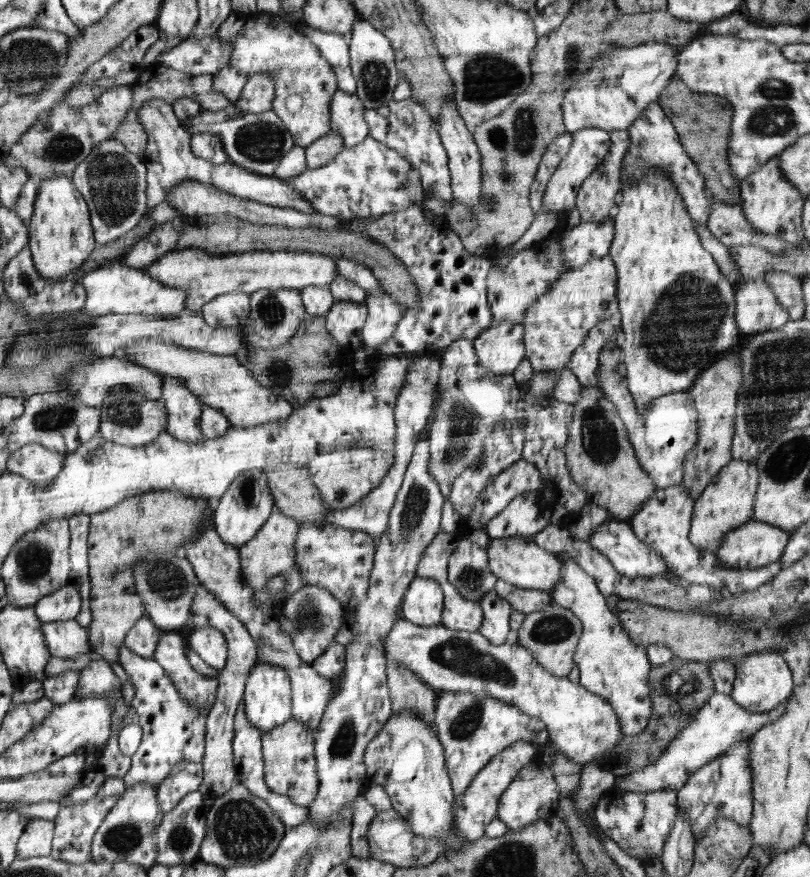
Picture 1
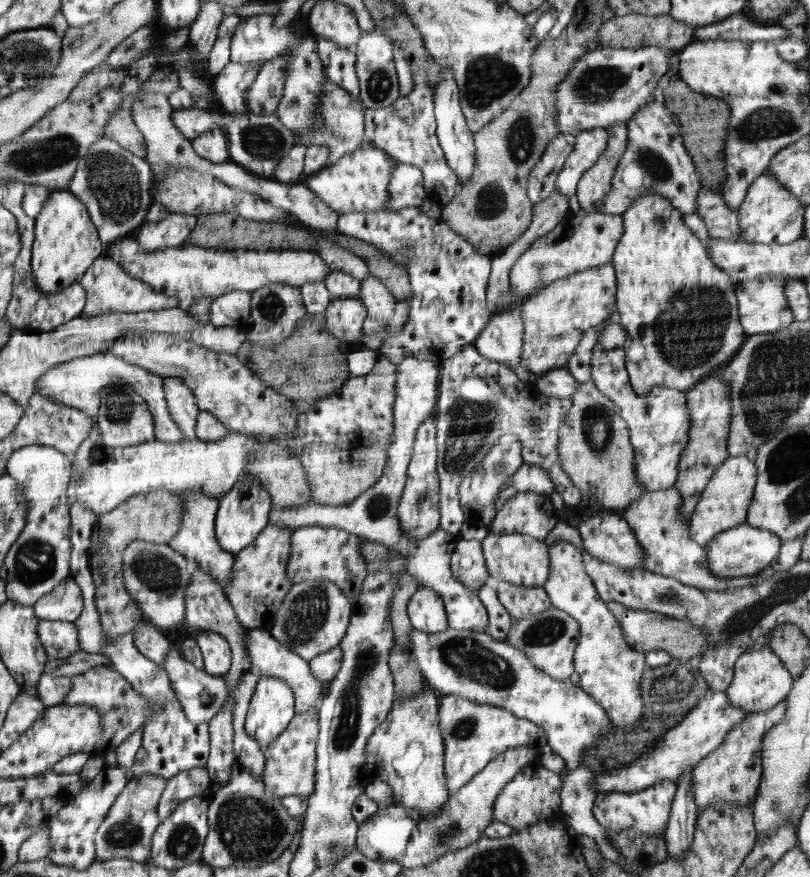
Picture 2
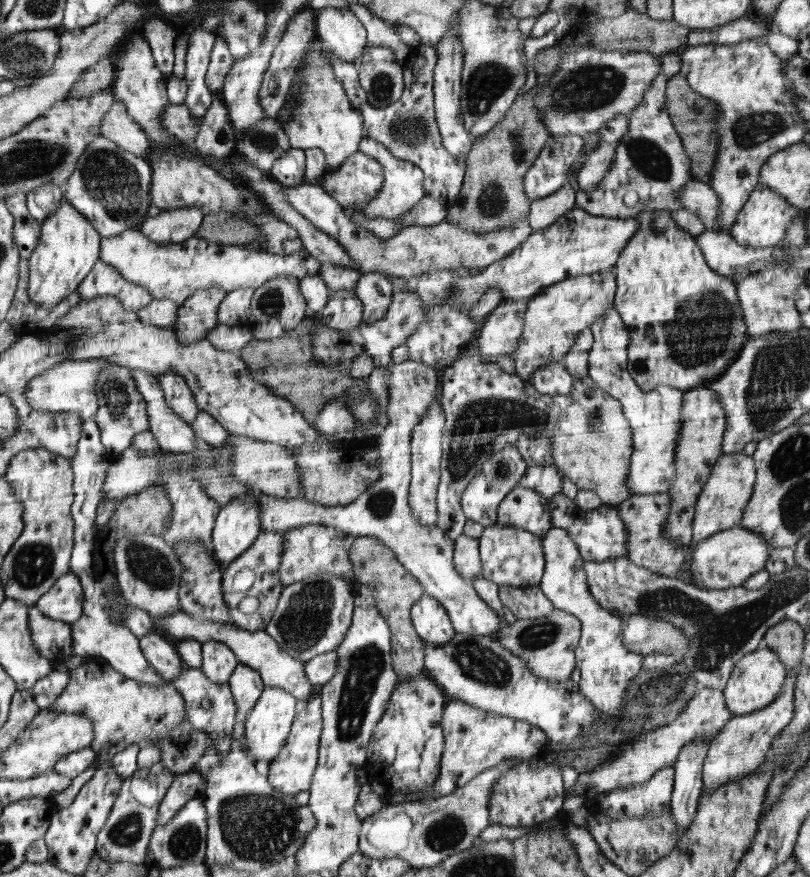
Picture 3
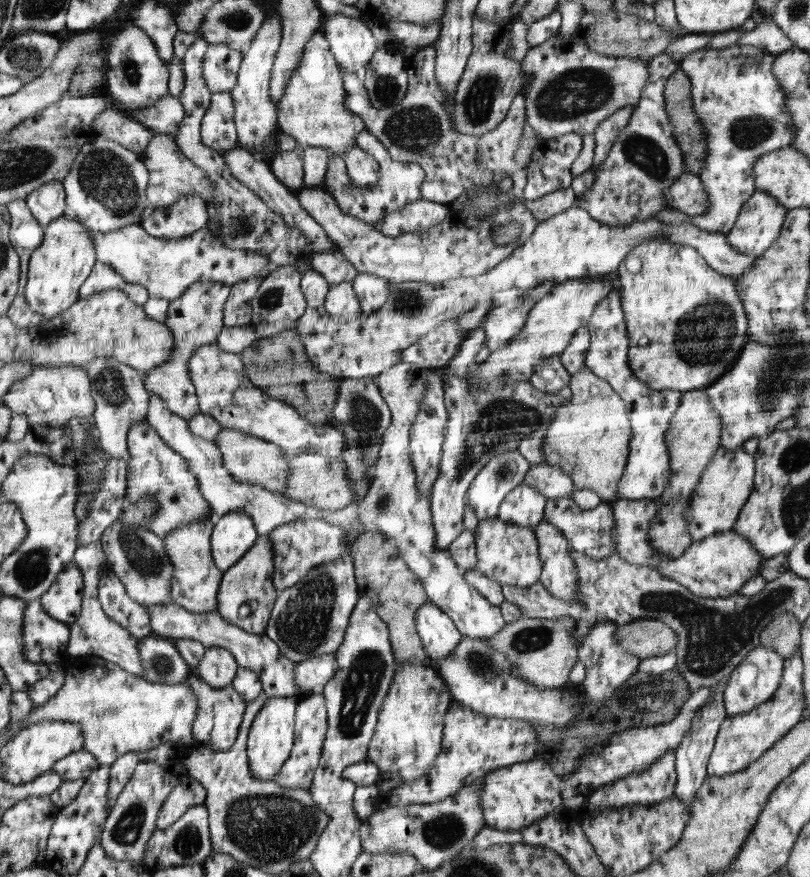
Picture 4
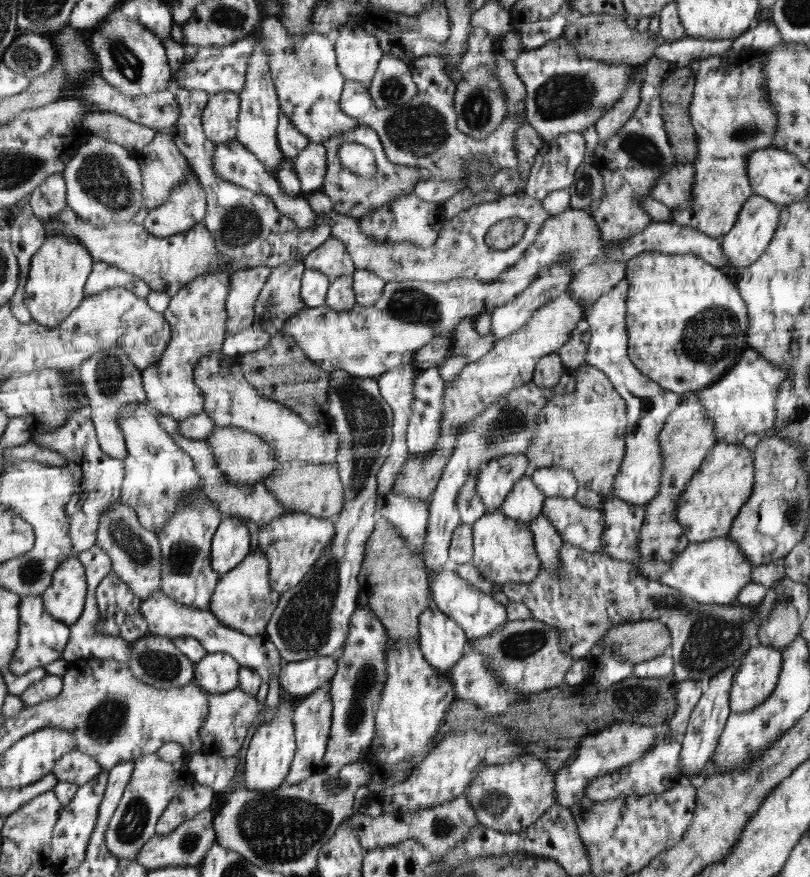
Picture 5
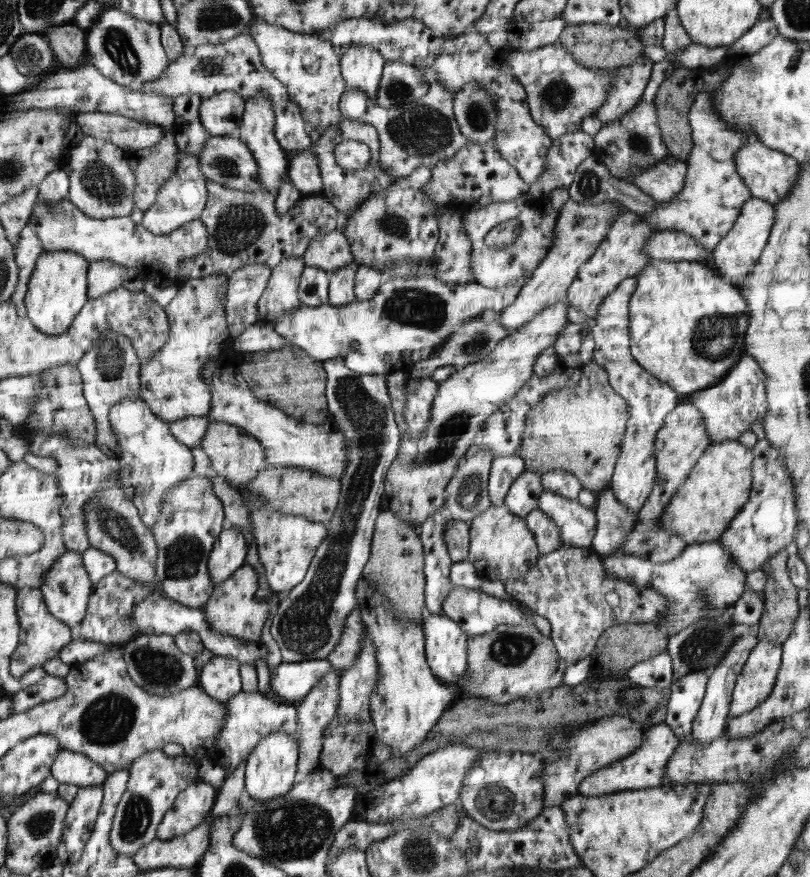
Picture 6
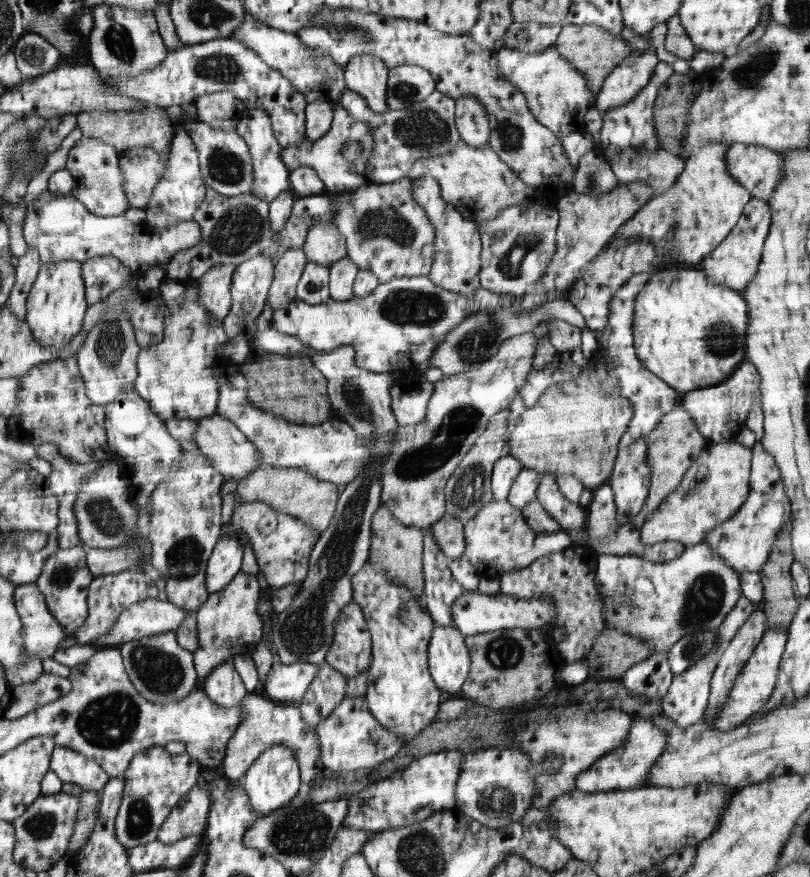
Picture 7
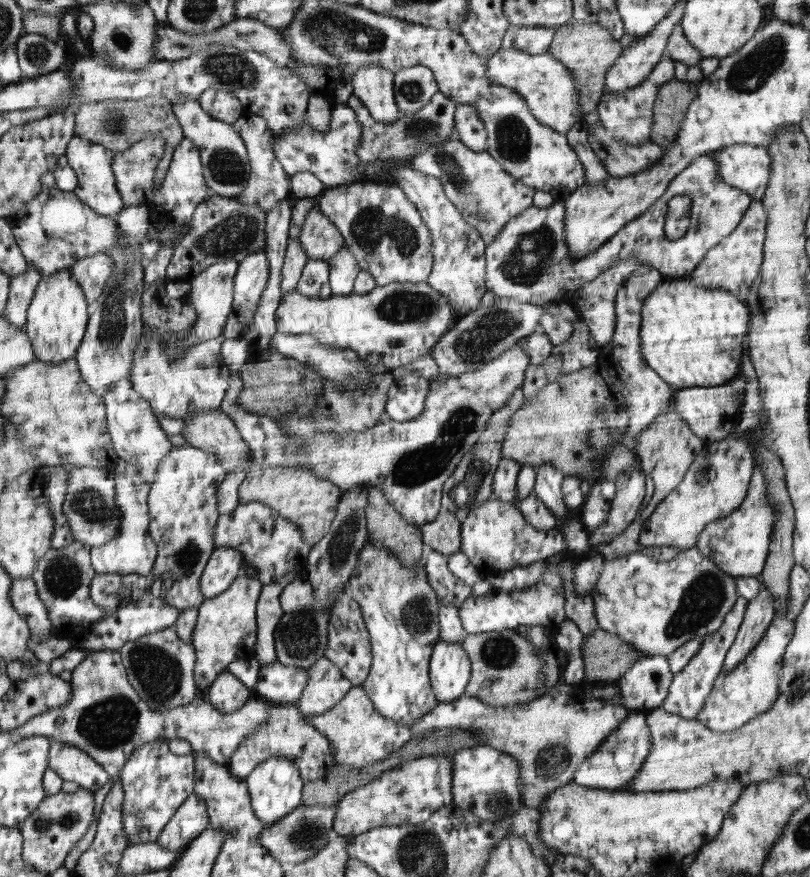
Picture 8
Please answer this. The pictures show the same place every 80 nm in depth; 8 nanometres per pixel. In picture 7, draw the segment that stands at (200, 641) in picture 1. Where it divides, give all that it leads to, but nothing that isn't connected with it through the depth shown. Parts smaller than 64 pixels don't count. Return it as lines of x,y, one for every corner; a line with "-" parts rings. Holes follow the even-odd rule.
233,661
220,663
204,680
204,692
222,708
232,708
242,704
246,689

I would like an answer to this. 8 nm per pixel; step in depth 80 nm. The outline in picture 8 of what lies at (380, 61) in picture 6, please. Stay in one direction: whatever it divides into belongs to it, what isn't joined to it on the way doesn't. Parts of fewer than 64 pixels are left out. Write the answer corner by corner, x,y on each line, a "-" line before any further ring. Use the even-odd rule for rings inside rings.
371,64
354,72
353,95
360,97
371,115
384,124
392,124
402,112
395,103
395,74

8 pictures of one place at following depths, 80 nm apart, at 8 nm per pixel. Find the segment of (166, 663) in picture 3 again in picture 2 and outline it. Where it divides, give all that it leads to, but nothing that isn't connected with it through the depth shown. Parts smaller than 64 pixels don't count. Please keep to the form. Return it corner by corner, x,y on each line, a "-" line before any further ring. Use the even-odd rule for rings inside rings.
152,624
138,625
133,631
134,646
147,658
162,665
171,647
170,641

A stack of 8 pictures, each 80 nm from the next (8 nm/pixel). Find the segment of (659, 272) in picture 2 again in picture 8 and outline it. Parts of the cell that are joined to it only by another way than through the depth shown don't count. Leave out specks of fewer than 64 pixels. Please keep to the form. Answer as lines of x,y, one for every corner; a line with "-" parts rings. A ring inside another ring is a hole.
662,276
661,283
644,299
641,308
640,346
646,364
674,389
717,387
741,372
744,336
749,331
749,307
731,292
709,289
692,283
690,276

